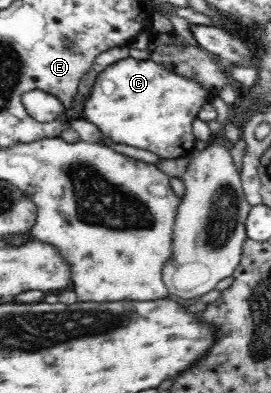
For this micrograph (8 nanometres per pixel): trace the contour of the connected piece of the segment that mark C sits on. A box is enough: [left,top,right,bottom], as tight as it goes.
[79,56,212,159]

